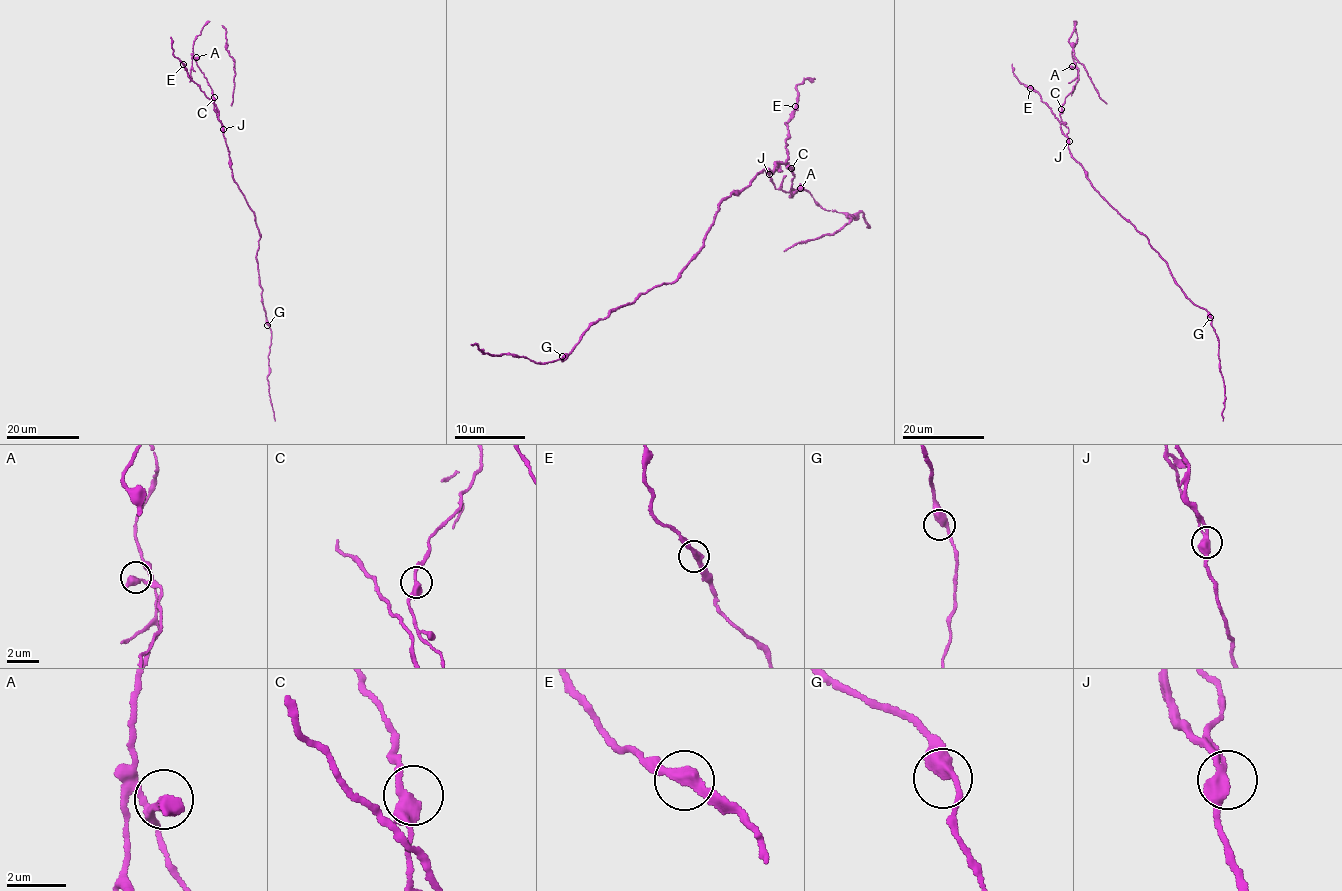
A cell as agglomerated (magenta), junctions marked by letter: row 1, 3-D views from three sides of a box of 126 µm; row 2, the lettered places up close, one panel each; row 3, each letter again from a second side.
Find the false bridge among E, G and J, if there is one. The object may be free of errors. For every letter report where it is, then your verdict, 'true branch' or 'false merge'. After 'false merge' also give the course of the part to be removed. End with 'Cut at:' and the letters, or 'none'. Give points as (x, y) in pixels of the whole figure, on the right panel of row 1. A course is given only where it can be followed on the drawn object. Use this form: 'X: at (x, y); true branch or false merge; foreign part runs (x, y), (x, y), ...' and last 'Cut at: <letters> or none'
E: at (1030, 88); true branch
G: at (1210, 317); true branch
J: at (1069, 141); false merge
Cut at: J

